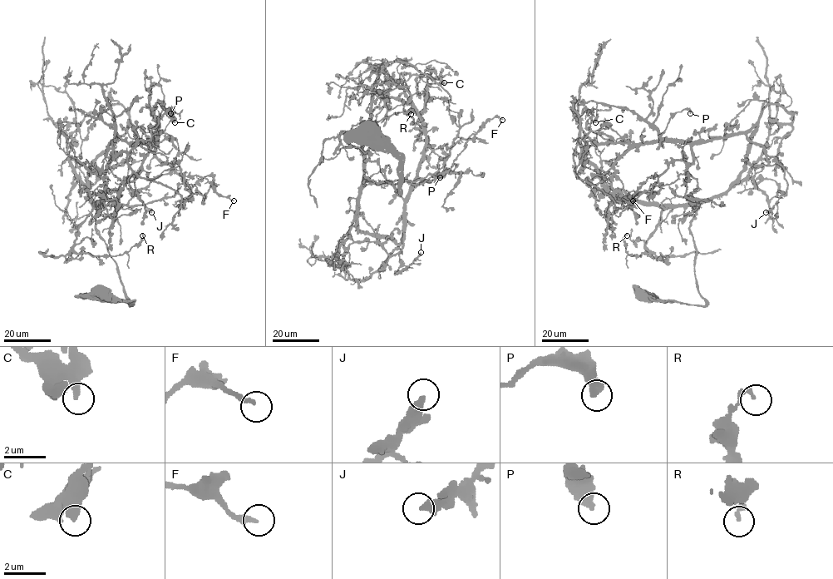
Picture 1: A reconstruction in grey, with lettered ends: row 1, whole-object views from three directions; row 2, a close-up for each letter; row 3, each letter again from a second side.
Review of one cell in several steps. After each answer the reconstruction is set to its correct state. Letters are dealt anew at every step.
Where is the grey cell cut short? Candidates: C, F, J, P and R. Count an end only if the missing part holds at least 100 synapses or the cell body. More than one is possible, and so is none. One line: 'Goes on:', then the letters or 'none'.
Goes on: none

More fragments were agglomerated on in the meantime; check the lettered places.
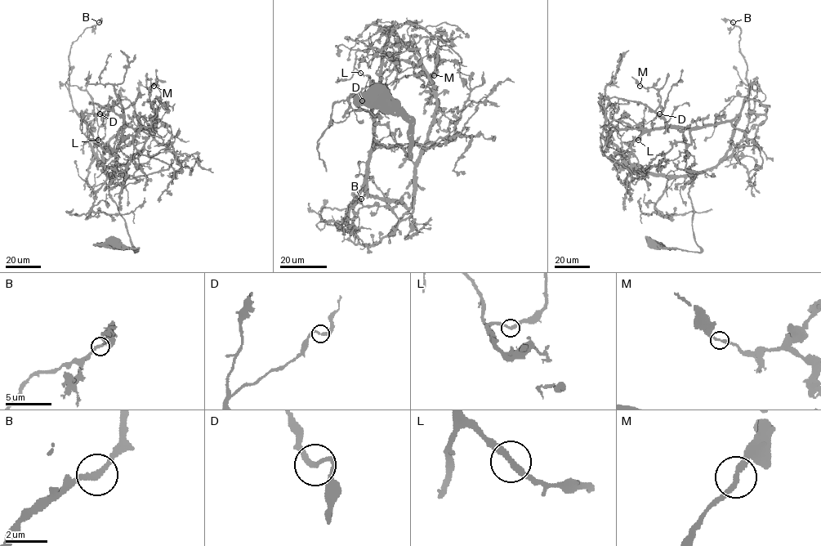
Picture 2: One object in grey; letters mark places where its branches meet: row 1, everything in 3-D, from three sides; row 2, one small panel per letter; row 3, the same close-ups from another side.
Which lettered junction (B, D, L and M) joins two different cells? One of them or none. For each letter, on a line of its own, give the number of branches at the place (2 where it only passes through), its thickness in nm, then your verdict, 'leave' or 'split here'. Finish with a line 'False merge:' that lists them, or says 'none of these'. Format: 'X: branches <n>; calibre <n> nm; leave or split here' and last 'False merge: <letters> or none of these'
B: branches 2; calibre 200 nm; leave
D: branches 2; calibre 200 nm; leave
L: branches 2; calibre 240 nm; split here
M: branches 2; calibre 220 nm; leave
False merge: L

